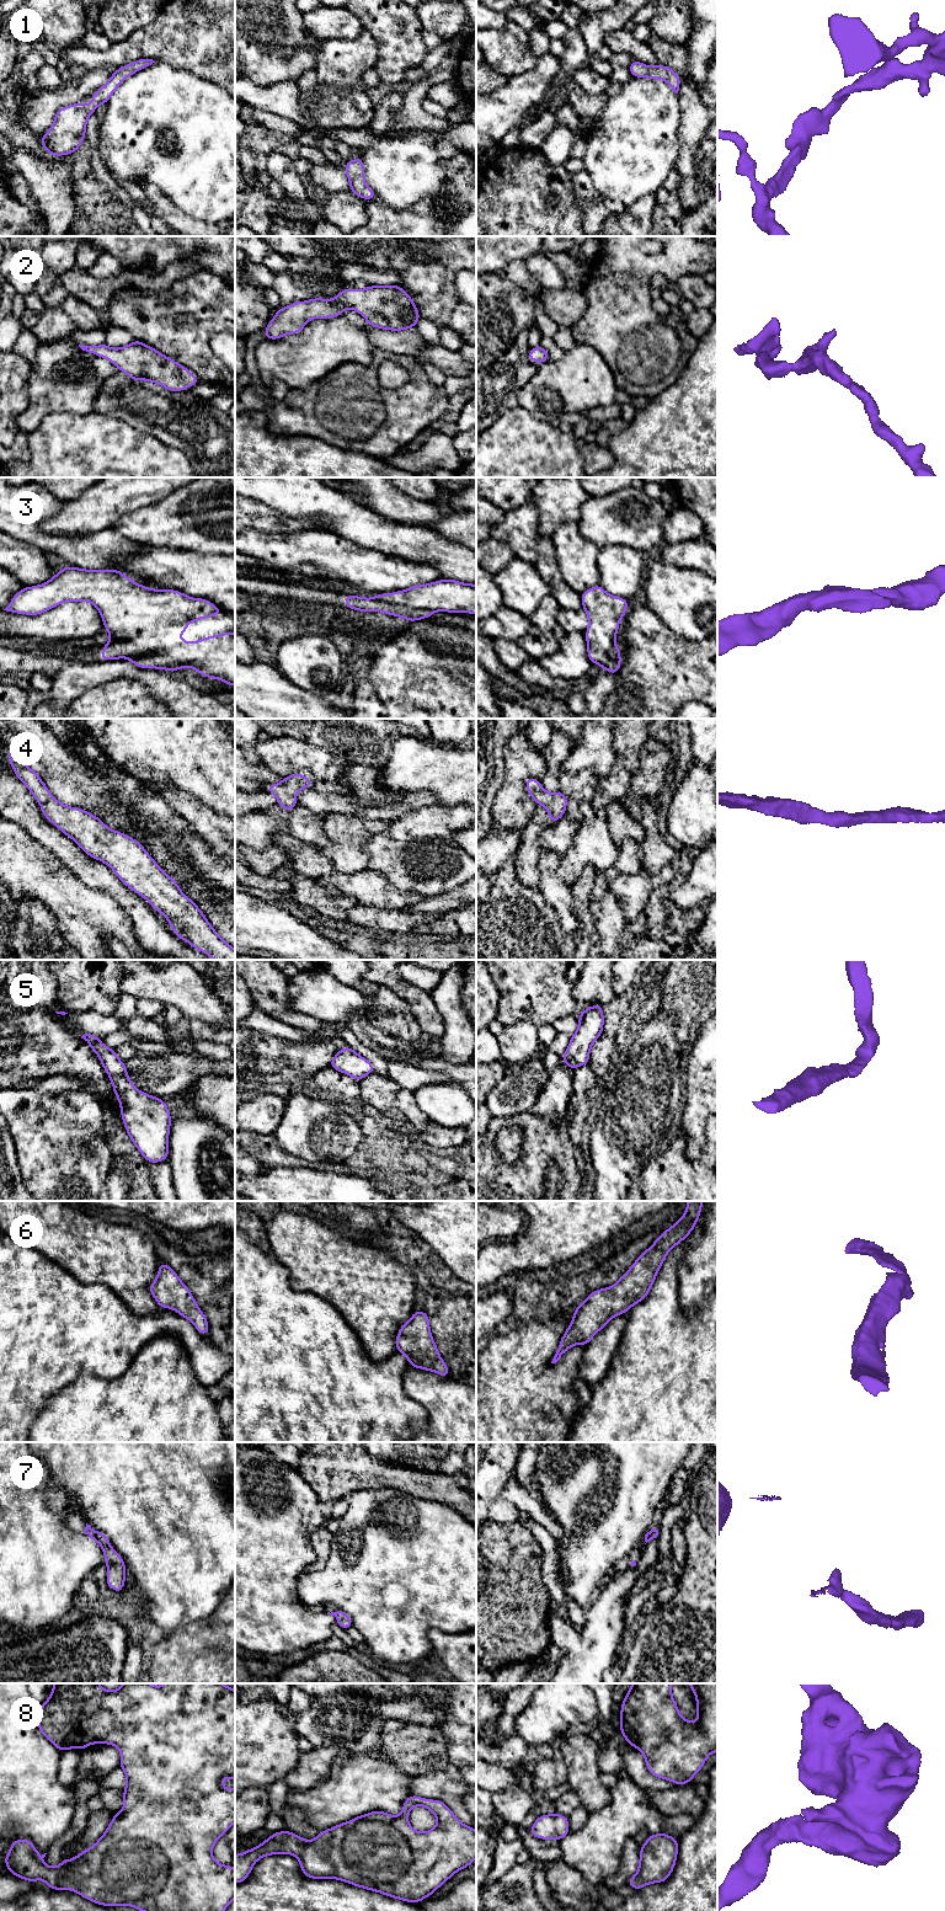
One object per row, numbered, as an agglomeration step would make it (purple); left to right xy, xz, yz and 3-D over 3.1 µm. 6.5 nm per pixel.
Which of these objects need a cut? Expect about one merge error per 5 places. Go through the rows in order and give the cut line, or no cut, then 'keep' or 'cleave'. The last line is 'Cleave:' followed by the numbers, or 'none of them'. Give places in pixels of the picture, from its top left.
1: cut none; keep
2: cut none; keep
3: cut none; keep
4: cut none; keep
5: cut none; keep
6: cut none; keep
7: cut xy (94, 1531), (97, 1541); cleave
8: cut none; keep
Cleave: 7

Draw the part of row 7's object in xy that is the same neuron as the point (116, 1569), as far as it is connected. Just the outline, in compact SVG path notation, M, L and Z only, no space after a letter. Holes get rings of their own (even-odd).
M95 1531L97 1542L100 1543L105 1562L107 1564L106 1582L110 1589L122 1592L126 1582L126 1565L123 1558L112 1548L110 1539L100 1531Z

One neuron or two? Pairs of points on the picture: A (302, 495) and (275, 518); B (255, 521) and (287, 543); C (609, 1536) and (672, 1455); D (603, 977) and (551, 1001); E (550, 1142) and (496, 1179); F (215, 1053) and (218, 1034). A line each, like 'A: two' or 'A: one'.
A: two
B: two
C: one
D: two
E: one
F: two

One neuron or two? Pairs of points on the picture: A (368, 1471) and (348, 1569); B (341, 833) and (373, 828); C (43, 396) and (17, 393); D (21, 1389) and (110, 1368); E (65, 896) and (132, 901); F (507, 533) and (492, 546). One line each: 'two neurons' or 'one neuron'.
A: two neurons
B: one neuron
C: two neurons
D: one neuron
E: two neurons
F: two neurons

